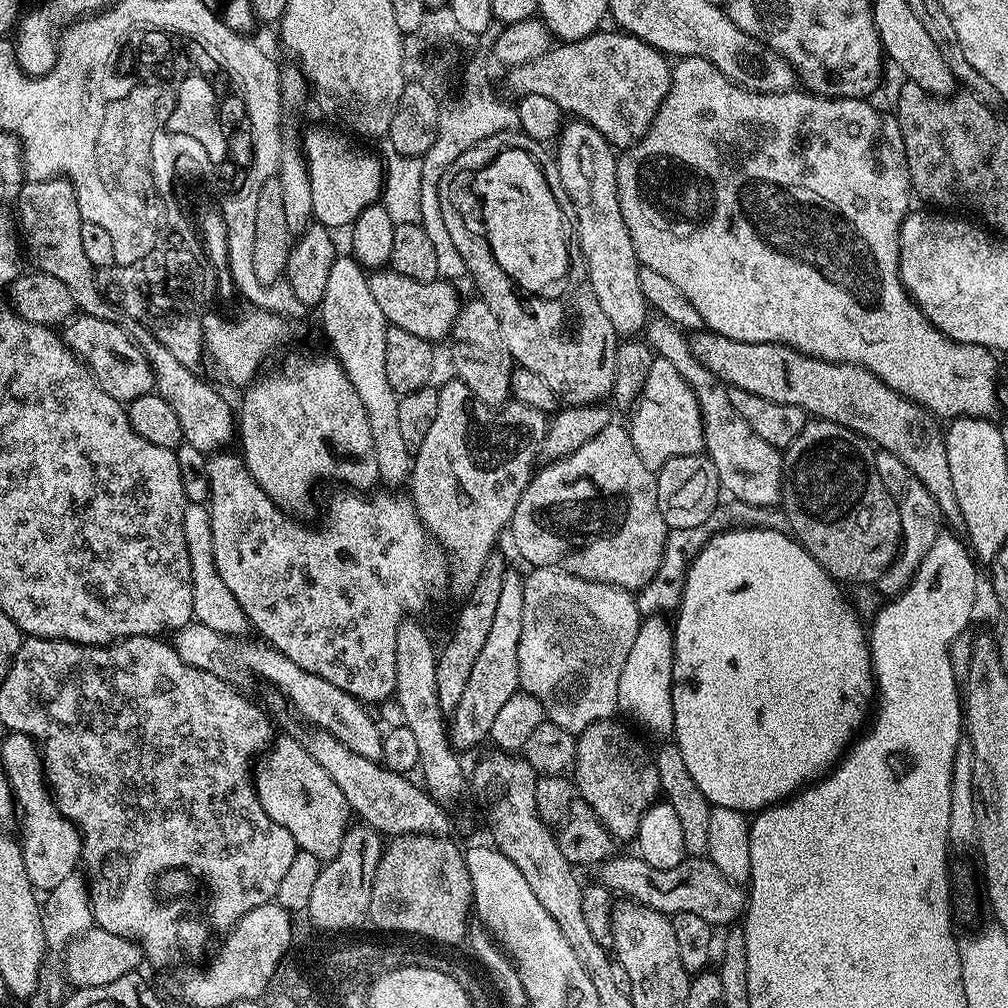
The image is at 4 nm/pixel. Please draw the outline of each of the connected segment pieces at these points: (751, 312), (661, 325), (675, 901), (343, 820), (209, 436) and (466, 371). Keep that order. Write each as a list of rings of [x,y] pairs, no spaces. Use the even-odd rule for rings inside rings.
[[[686,56],[677,59],[672,64],[672,85],[654,118],[654,122],[649,126],[647,134],[641,138],[631,148],[619,153],[616,169],[618,170],[618,202],[622,206],[622,218],[626,218],[626,230],[630,230],[630,242],[634,242],[636,258],[641,265],[650,270],[658,270],[662,278],[667,278],[669,282],[674,282],[686,298],[690,298],[690,303],[694,305],[694,310],[702,314],[704,328],[710,332],[717,332],[726,338],[734,338],[738,342],[770,342],[771,344],[785,344],[791,348],[797,348],[799,352],[806,353],[819,360],[829,360],[839,364],[857,364],[866,370],[870,370],[886,386],[890,386],[895,392],[900,392],[907,398],[913,400],[915,404],[920,404],[926,411],[932,413],[937,418],[955,418],[957,416],[982,416],[991,417],[992,411],[996,408],[996,360],[991,351],[981,346],[981,344],[963,344],[957,340],[950,339],[946,334],[942,334],[932,323],[924,317],[922,310],[913,302],[907,290],[900,281],[900,227],[905,216],[910,211],[908,199],[913,199],[912,179],[910,170],[906,162],[906,146],[902,142],[902,130],[898,126],[895,115],[879,112],[874,105],[868,104],[867,99],[851,100],[850,98],[833,98],[831,96],[814,96],[807,90],[789,90],[787,92],[751,92],[742,86],[738,86],[722,70],[718,70],[706,58],[697,56]]]
[[[653,315],[646,324],[646,339],[659,359],[670,362],[678,374],[690,386],[702,414],[704,427],[704,452],[718,470],[720,487],[731,499],[741,500],[750,506],[771,508],[780,504],[780,482],[784,475],[781,449],[770,446],[770,442],[758,438],[728,397],[728,388],[717,376],[710,374],[688,345],[688,336],[676,324],[664,316]],[[648,332],[648,333],[647,333]],[[729,492],[729,493],[728,493]]]
[[[613,854],[609,860],[599,865],[599,883],[605,884],[614,894],[621,892],[621,897],[637,904],[645,904],[671,918],[678,914],[698,914],[707,924],[713,926],[731,925],[741,919],[746,908],[746,892],[741,885],[734,883],[714,862],[703,855],[686,858],[674,870],[654,870],[638,854],[620,856]]]
[[[280,735],[273,739],[255,761],[254,787],[264,813],[292,835],[299,851],[314,854],[321,862],[335,858],[350,827],[350,809],[334,778],[306,754],[299,739]]]
[[[53,178],[51,180],[34,180],[25,183],[24,189],[14,201],[14,207],[20,211],[18,216],[18,232],[22,237],[26,256],[32,259],[31,267],[38,272],[54,274],[65,284],[70,286],[70,294],[74,294],[77,309],[85,316],[102,318],[106,322],[119,324],[124,333],[139,346],[146,354],[156,379],[154,388],[158,395],[166,402],[174,414],[178,414],[178,422],[182,422],[183,443],[194,446],[205,454],[215,454],[227,449],[233,443],[238,432],[238,420],[234,415],[234,408],[224,401],[224,396],[216,388],[203,384],[196,377],[193,369],[182,366],[162,342],[152,332],[147,324],[135,320],[130,316],[122,315],[119,308],[110,304],[100,293],[96,284],[97,269],[82,254],[82,226],[84,219],[78,210],[78,198],[72,183],[67,178]]]
[[[479,298],[465,299],[461,303],[460,313],[456,315],[455,336],[456,345],[452,348],[455,375],[482,403],[493,406],[505,403],[512,390],[514,361],[504,345],[498,318],[494,318],[494,310]]]

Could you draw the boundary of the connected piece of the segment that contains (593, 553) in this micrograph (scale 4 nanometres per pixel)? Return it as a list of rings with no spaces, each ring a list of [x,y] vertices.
[[[610,423],[602,434],[594,434],[586,446],[578,446],[569,456],[543,466],[533,475],[522,498],[518,498],[518,506],[514,506],[510,532],[517,554],[532,568],[559,568],[583,580],[629,590],[647,586],[662,562],[669,526],[662,518],[662,510],[658,510],[656,472],[638,458],[627,427]]]

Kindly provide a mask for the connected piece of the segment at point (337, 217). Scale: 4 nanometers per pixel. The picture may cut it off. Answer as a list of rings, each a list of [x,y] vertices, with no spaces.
[[[332,128],[310,129],[304,136],[302,151],[310,174],[310,198],[315,223],[324,224],[329,230],[337,230],[347,229],[358,218],[358,214],[362,214],[362,210],[377,203],[386,187],[386,181],[384,164],[374,153],[355,144],[360,142],[351,135]]]

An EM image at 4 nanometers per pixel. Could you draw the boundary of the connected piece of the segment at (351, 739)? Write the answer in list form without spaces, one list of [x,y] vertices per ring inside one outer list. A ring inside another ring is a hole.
[[[195,622],[187,624],[185,628],[177,628],[174,633],[174,647],[182,662],[212,672],[227,681],[233,679],[232,672],[236,676],[261,676],[292,703],[293,710],[306,723],[312,724],[308,726],[321,732],[329,732],[338,742],[354,750],[354,754],[362,754],[362,758],[379,761],[383,757],[384,736],[367,712],[369,709],[361,701],[346,694],[346,690],[338,690],[338,686],[326,682],[326,678],[318,678],[318,674],[302,670],[298,662],[290,662],[290,658],[286,658],[286,654],[282,654],[277,648],[262,642],[251,644],[250,641],[248,638],[223,636],[210,630],[210,626]]]

